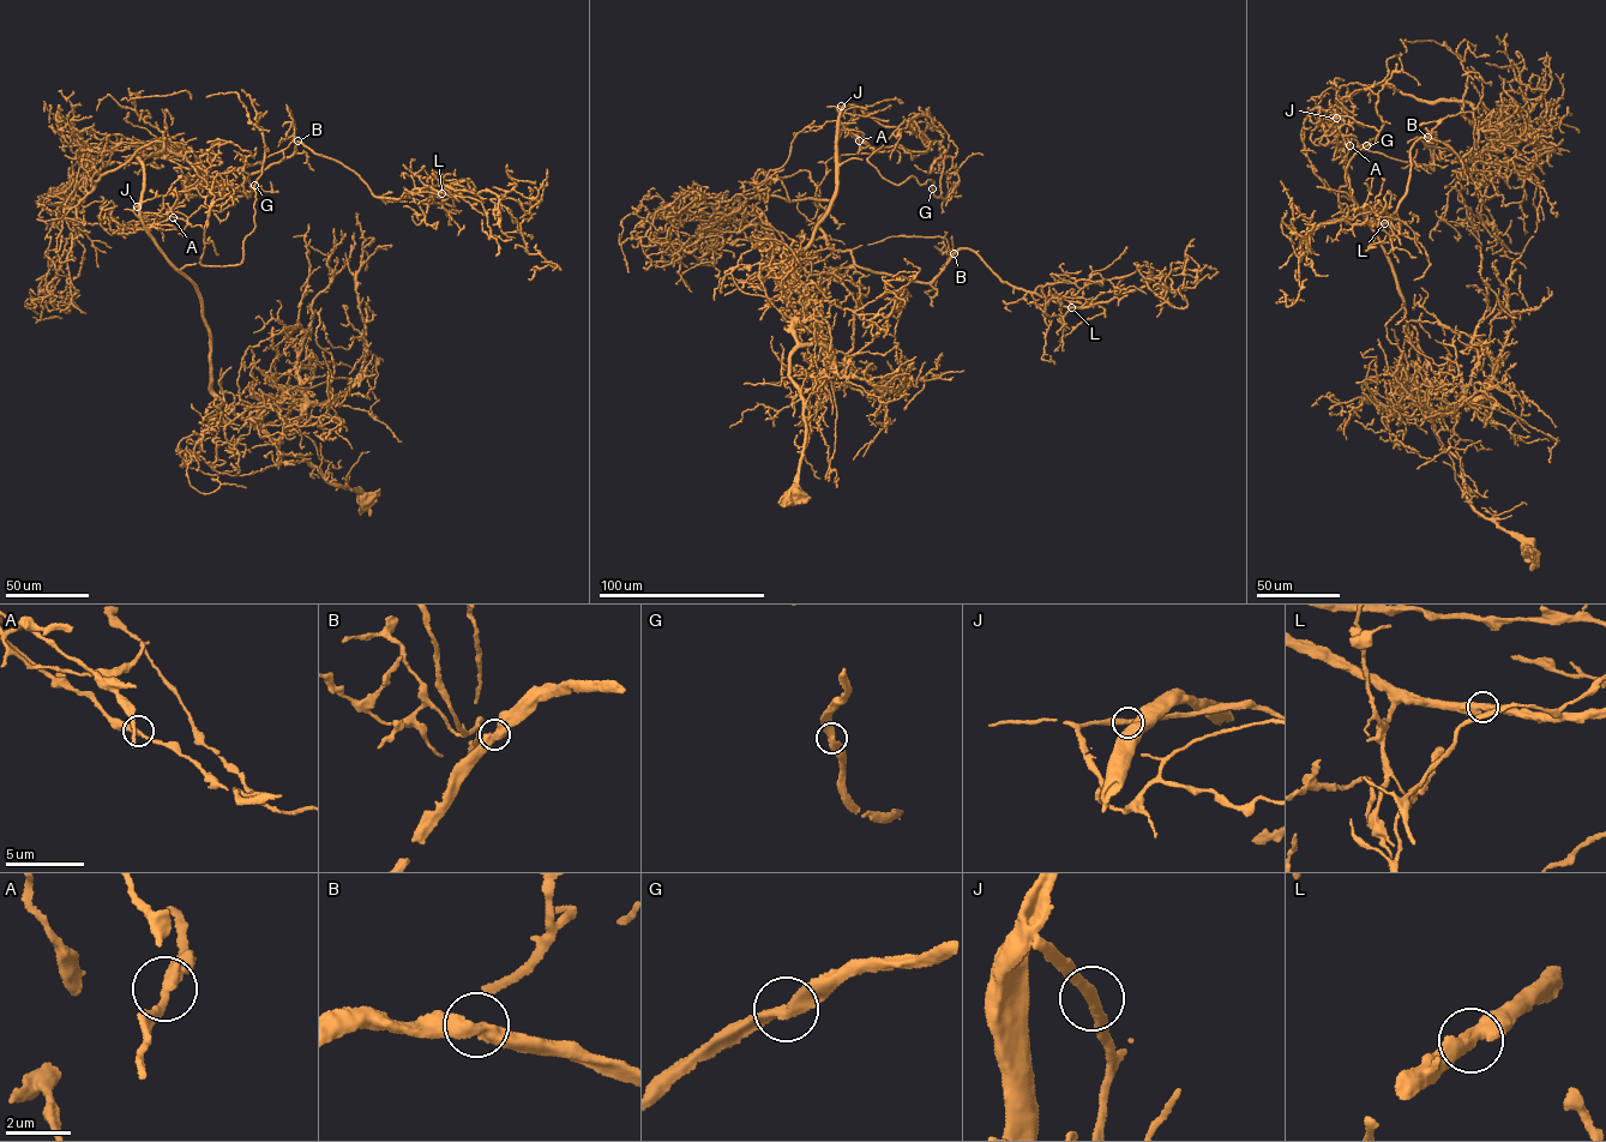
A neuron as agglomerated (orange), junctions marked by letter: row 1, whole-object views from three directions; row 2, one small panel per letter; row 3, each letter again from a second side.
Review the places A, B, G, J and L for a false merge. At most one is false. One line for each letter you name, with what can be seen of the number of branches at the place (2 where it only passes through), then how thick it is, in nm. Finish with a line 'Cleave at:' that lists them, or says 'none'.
Cleave at: none

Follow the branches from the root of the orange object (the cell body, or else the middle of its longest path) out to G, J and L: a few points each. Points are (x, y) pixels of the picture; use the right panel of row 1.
G: (1528, 552), (1473, 510), (1419, 397), (1351, 140), (1329, 140), (1318, 108), (1305, 119), (1342, 212), (1366, 145)
J: (1528, 552), (1473, 510), (1461, 464), (1441, 444), (1419, 397), (1403, 299), (1355, 204), (1336, 118)
L: (1528, 552), (1473, 510), (1441, 444), (1334, 136), (1367, 86), (1469, 103), (1466, 174), (1421, 138), (1384, 223)

